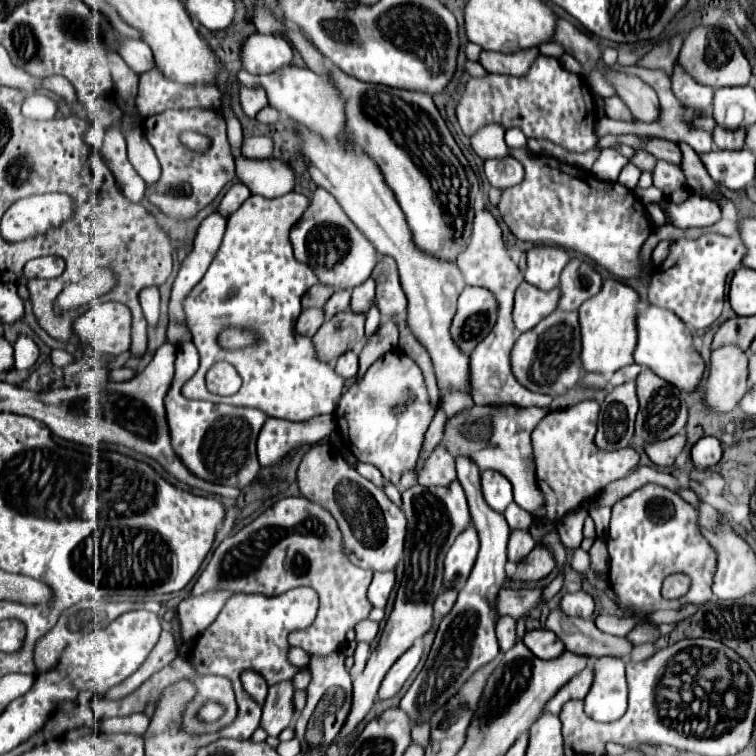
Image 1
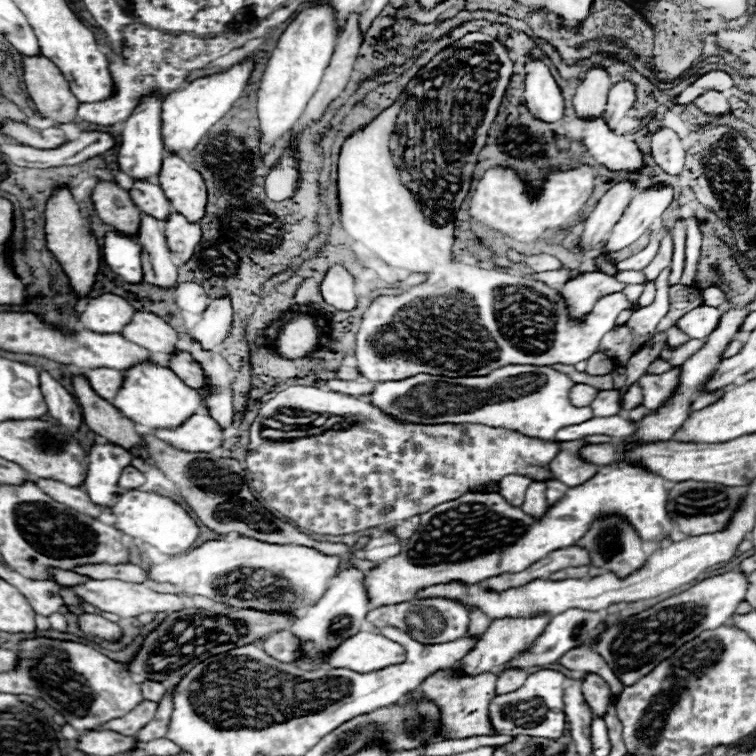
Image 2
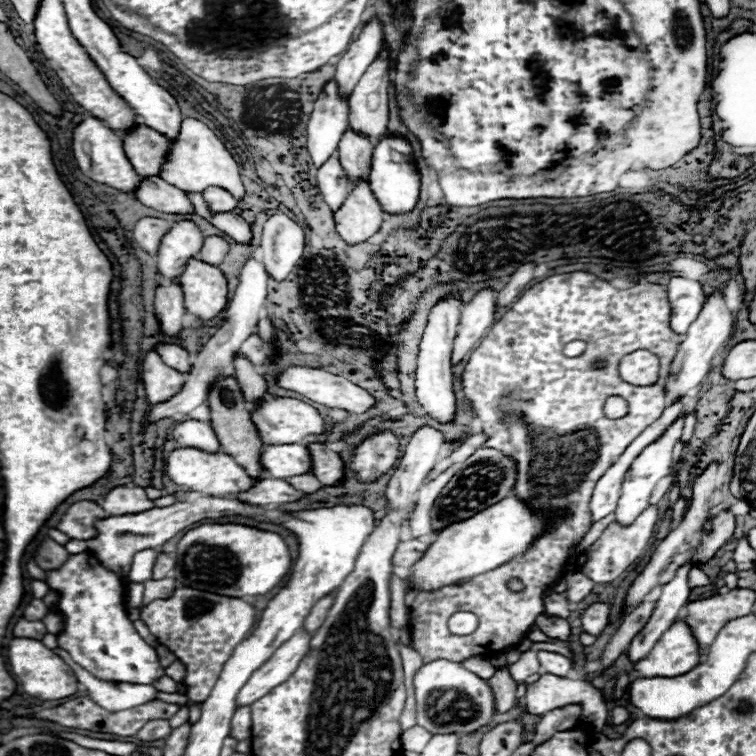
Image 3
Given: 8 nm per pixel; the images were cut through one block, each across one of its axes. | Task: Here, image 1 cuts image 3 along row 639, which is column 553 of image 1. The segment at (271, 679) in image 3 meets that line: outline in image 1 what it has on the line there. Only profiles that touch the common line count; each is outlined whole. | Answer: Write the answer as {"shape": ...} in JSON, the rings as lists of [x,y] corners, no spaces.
{"shape":[[[522,282],[516,290],[516,300],[514,300],[514,328],[518,334],[528,332],[528,328],[534,328],[540,320],[544,320],[544,316],[552,314],[556,310],[560,298],[560,290],[552,290],[552,292],[542,292],[538,288],[534,288],[528,282]]]}

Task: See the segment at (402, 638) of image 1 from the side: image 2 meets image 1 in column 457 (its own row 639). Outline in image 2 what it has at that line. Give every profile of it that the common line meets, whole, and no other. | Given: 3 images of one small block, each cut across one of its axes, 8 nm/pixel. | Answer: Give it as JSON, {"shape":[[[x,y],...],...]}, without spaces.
{"shape":[[[540,614],[540,618],[498,618],[496,622],[490,624],[490,628],[474,646],[474,650],[466,654],[464,660],[460,660],[460,666],[468,674],[482,674],[486,670],[506,666],[512,658],[516,658],[516,654],[522,654],[536,642],[536,638],[546,630],[550,618],[552,618],[550,614]]]}

